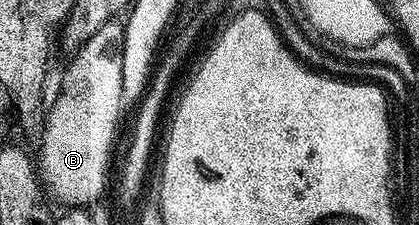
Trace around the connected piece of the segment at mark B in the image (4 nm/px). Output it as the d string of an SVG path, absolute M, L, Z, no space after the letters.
M113 18L108 20L98 30L96 34L91 36L82 47L77 48L74 55L71 57L72 60L68 64L68 69L64 72L64 85L60 88L60 97L51 104L47 109L46 115L42 120L42 131L39 133L40 136L40 162L38 158L38 176L42 181L43 187L49 192L52 191L62 203L68 204L64 206L92 206L96 199L104 192L104 183L108 180L108 159L112 156L112 143L116 140L116 127L120 124L120 108L124 104L122 98L122 50L124 49L124 24L119 19Z

